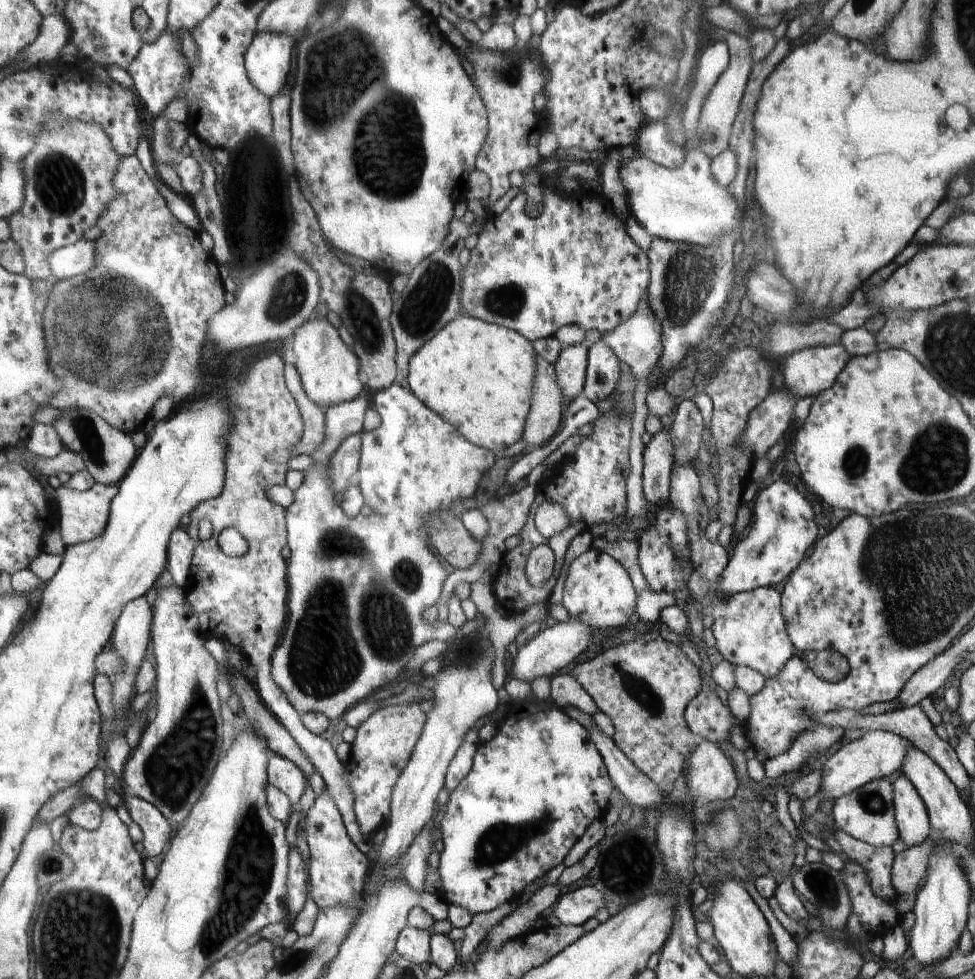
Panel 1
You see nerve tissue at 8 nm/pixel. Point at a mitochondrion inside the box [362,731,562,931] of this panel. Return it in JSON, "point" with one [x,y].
{"point":[502,841]}

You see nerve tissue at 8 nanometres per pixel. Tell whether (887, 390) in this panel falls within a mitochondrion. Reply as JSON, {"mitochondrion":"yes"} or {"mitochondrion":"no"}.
{"mitochondrion":"no"}

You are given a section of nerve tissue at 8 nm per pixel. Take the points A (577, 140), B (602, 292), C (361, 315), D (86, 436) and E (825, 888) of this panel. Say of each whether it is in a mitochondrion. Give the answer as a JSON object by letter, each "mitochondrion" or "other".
{"A":"other","B":"other","C":"mitochondrion","D":"mitochondrion","E":"mitochondrion"}

